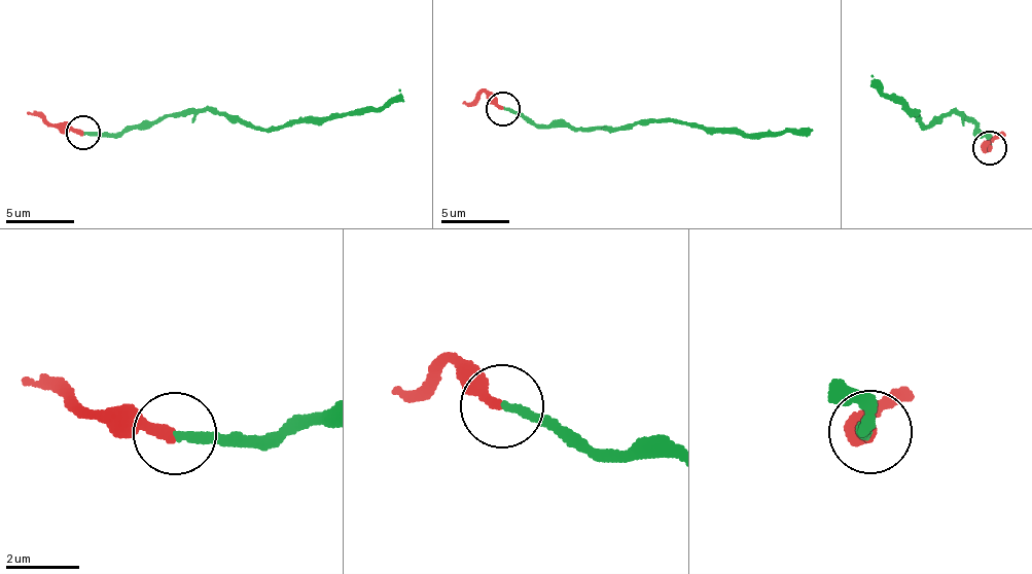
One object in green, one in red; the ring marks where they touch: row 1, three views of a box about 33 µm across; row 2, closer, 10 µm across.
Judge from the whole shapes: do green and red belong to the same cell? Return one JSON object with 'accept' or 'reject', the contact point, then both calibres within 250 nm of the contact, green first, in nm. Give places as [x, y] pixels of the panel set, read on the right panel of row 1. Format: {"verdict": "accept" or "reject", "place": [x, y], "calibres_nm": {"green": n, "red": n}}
{"verdict": "reject", "place": [990, 147], "calibres_nm": {"green": 240, "red": 280}}

